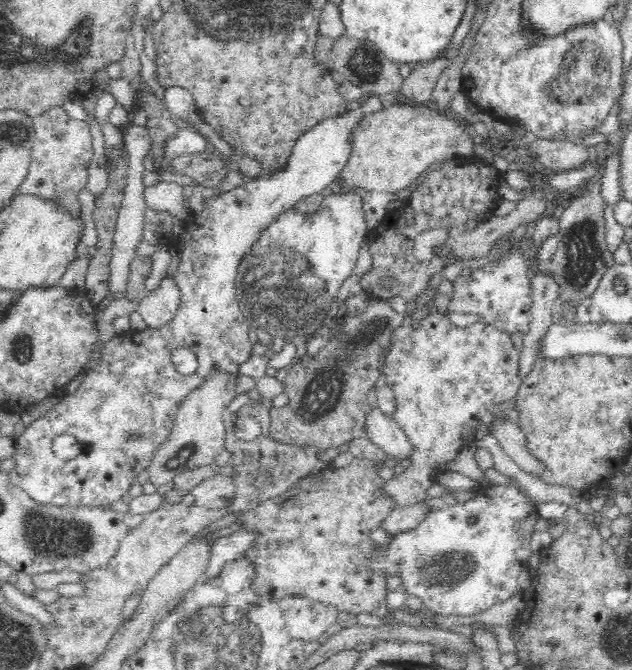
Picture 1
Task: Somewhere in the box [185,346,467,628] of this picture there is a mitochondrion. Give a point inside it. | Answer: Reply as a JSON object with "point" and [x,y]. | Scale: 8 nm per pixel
{"point":[322,395]}

